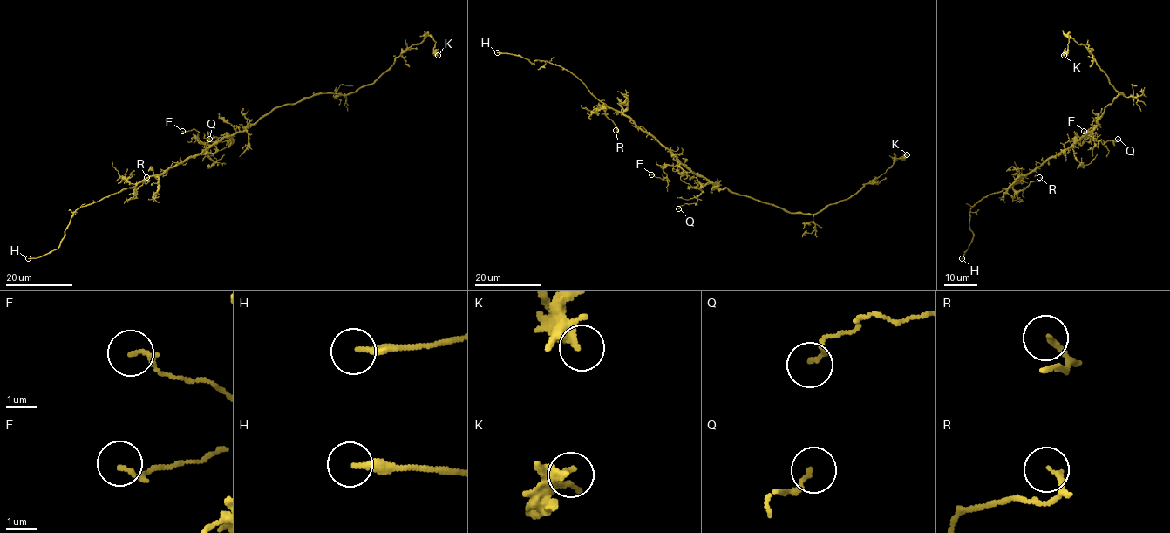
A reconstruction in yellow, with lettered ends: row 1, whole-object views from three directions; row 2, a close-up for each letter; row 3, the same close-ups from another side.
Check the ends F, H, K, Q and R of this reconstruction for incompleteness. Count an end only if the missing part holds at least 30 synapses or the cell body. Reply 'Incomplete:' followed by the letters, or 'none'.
Incomplete: H

